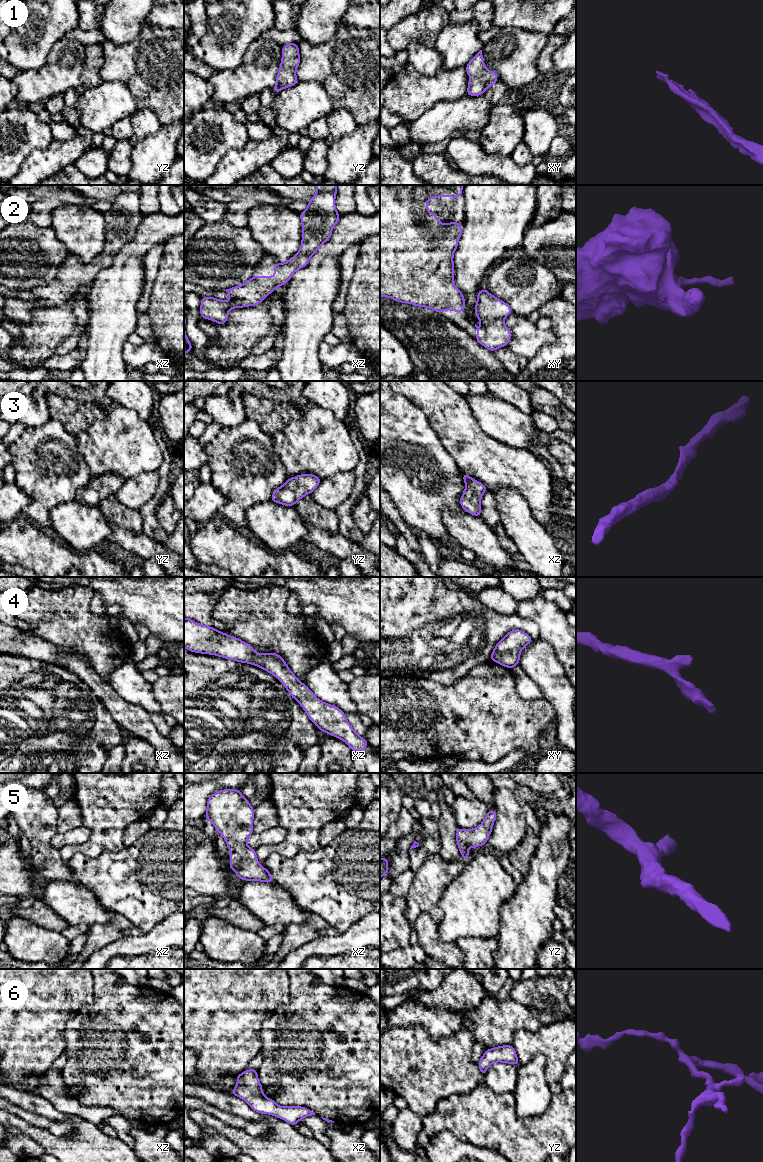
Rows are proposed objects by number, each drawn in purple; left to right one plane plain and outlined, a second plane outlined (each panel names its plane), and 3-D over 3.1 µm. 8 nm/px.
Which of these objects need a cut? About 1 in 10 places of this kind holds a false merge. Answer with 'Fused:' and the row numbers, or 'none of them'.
Fused: none of them

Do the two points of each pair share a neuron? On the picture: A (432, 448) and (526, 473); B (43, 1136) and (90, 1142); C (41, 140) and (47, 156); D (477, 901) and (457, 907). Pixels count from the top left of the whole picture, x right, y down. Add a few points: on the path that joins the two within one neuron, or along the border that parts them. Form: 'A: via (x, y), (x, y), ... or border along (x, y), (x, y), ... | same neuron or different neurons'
A: border along (435, 432), (442, 446), (461, 471) | different neurons
B: via (55, 1143), (78, 1143) | same neuron
C: border along (53, 139), (46, 148), (35, 149), (24, 161) | different neurons
D: via (472, 902), (467, 907), (462, 907) | same neuron

